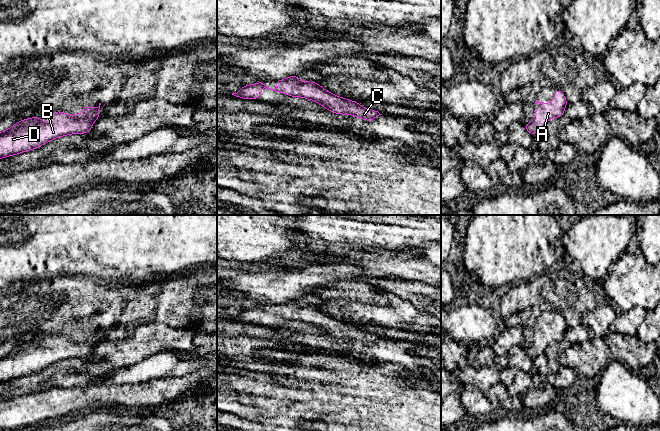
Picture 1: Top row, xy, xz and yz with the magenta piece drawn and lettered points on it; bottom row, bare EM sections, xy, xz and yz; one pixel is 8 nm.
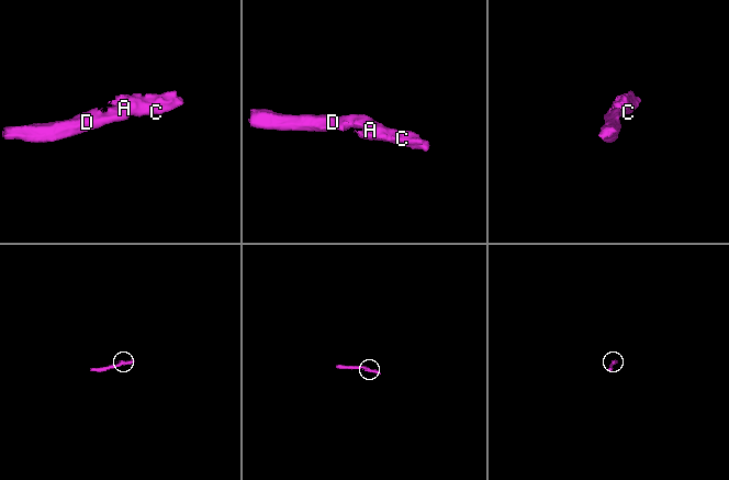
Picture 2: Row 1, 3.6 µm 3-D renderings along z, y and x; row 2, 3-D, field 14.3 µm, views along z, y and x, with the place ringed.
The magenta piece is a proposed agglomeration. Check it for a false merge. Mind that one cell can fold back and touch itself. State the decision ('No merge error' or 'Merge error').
No merge error

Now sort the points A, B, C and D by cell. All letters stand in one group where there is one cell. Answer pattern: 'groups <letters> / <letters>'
groups A B C D

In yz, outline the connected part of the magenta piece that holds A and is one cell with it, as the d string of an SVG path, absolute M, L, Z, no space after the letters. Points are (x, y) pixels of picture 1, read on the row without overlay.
M555 312L555 319L550 328L537 325L536 328L538 334L534 336L532 344L525 348L527 356L532 360L545 353L546 347L552 342L564 340L564 334L568 327L562 315Z

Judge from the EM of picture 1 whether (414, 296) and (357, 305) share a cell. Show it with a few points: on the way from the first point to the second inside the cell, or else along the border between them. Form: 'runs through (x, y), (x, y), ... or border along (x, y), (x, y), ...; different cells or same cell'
border along (372, 297), (378, 304), (390, 305); different cells

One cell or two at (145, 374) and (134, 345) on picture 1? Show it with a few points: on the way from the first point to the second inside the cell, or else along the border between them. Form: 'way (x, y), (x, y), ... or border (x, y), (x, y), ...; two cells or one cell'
border (162, 352), (156, 352), (137, 362); two cells

